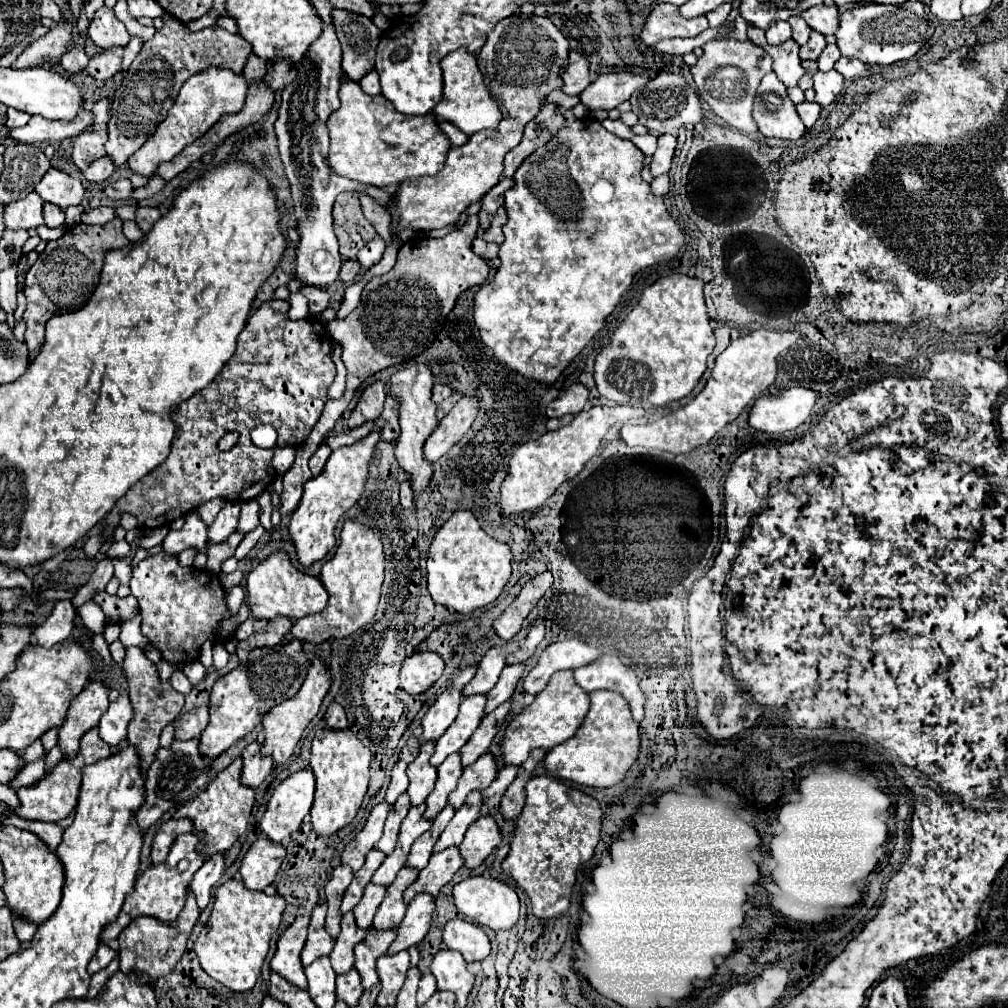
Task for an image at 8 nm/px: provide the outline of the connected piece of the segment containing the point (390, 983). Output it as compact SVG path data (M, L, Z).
M399 951L395 955L381 955L377 959L377 973L381 981L381 993L377 997L377 1005L395 1005L399 989L407 977L409 969L409 953Z

